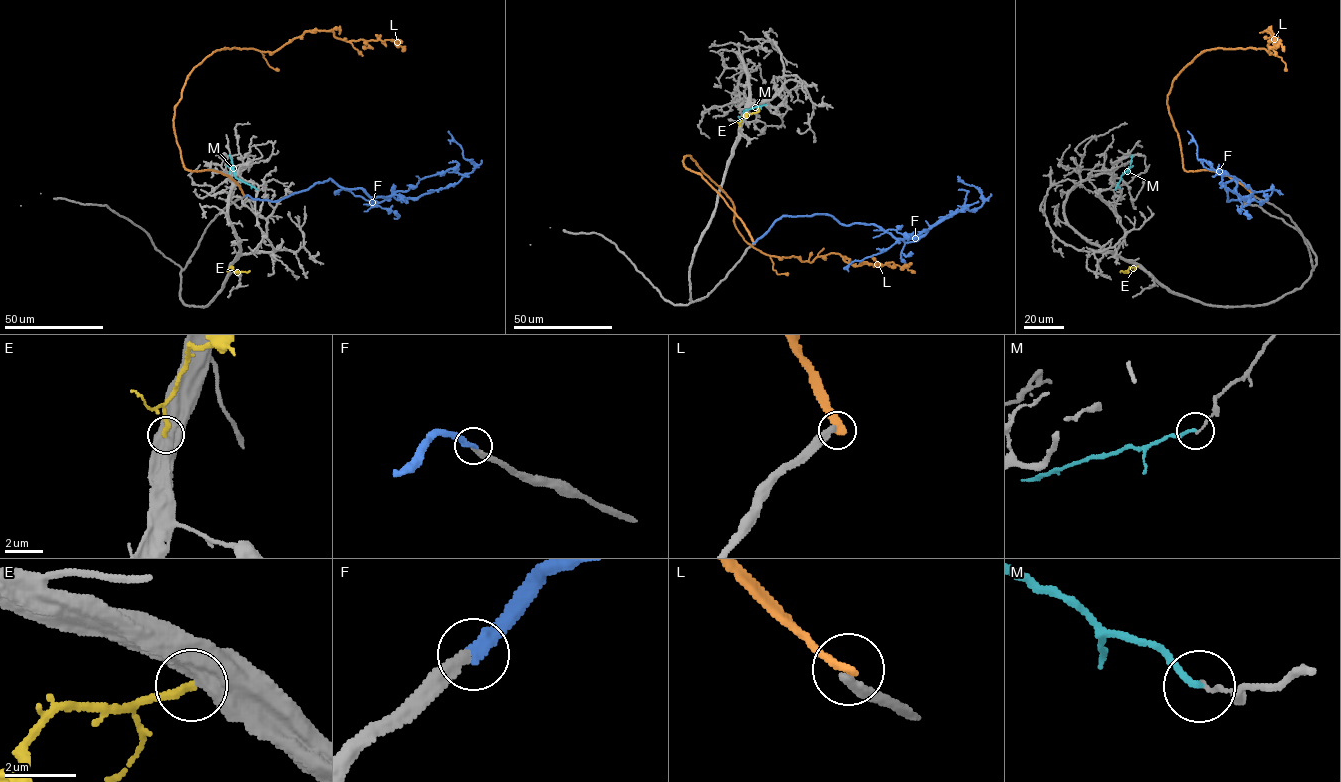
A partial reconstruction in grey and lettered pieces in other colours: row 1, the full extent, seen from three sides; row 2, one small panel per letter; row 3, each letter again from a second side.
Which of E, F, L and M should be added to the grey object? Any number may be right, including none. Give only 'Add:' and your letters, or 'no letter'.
Add: E, F

